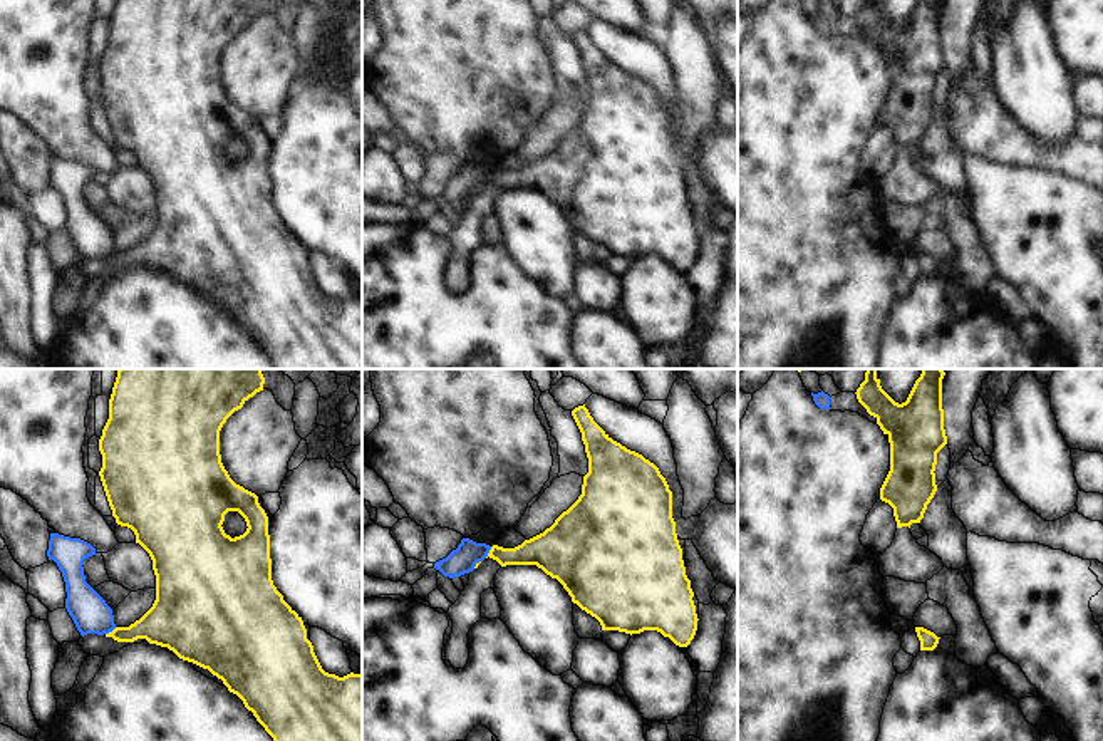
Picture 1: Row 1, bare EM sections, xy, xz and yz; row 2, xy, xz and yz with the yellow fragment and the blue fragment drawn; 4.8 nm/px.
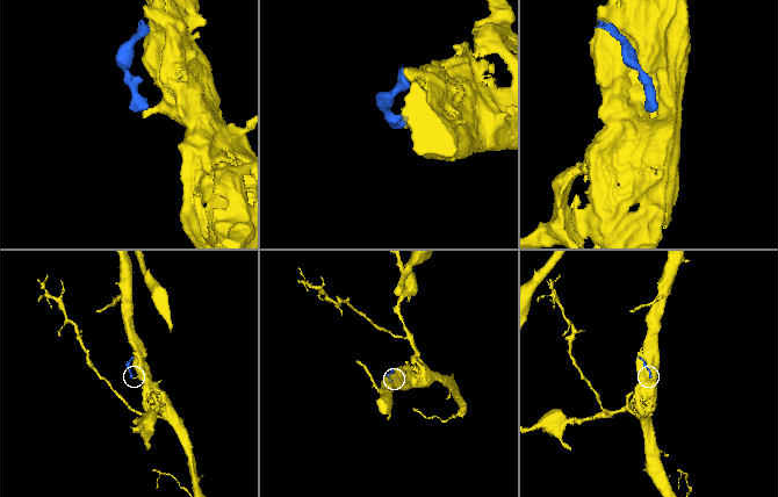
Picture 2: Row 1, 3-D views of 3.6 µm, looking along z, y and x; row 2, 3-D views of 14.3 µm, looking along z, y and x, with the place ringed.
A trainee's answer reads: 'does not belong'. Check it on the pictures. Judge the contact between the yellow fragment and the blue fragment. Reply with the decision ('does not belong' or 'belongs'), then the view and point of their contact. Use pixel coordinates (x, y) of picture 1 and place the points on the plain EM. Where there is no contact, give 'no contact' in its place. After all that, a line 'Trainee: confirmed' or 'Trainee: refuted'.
does not belong; contact xz (490, 176)
Trainee: confirmed

